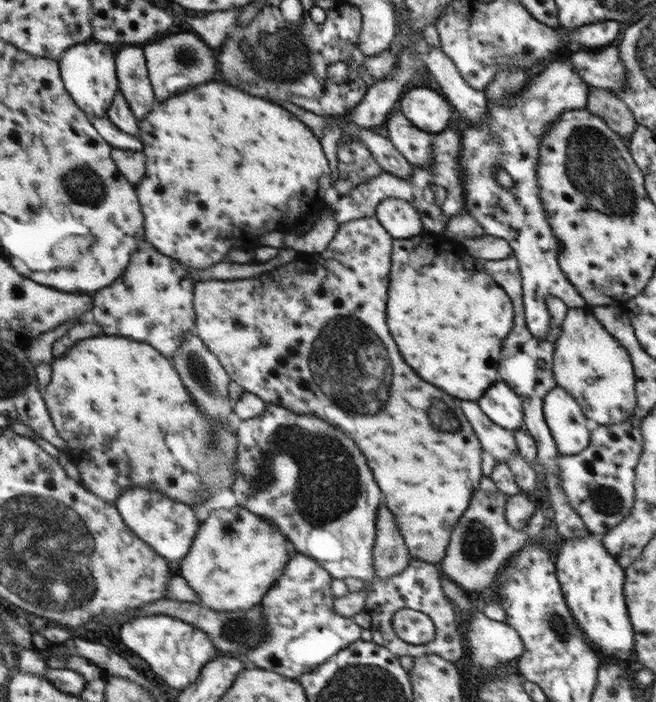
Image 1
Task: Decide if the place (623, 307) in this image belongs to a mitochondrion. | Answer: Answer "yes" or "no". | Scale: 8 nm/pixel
no

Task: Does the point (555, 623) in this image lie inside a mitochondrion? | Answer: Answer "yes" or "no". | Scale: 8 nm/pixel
yes

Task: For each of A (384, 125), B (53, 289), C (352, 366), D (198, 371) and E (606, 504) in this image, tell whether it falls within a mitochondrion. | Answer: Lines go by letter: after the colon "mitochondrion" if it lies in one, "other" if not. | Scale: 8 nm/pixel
A: other
B: other
C: mitochondrion
D: mitochondrion
E: mitochondrion

